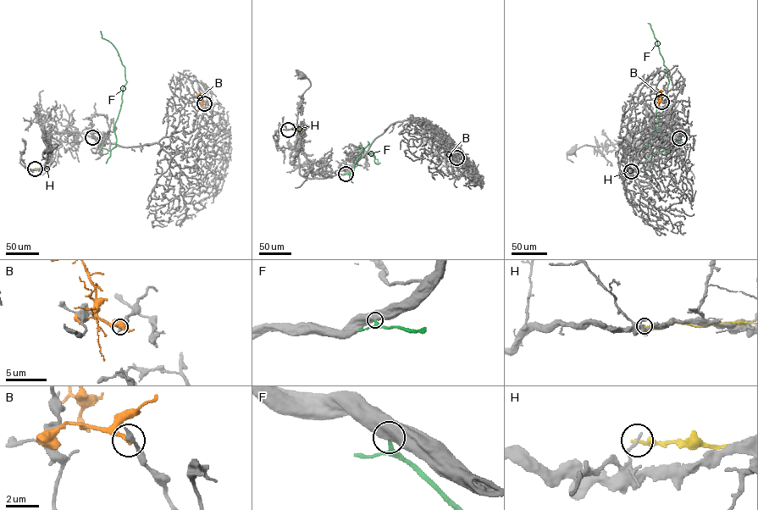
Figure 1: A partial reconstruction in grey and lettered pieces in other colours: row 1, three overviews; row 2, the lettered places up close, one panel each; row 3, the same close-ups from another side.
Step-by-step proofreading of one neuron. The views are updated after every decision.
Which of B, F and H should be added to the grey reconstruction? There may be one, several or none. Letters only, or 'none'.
none

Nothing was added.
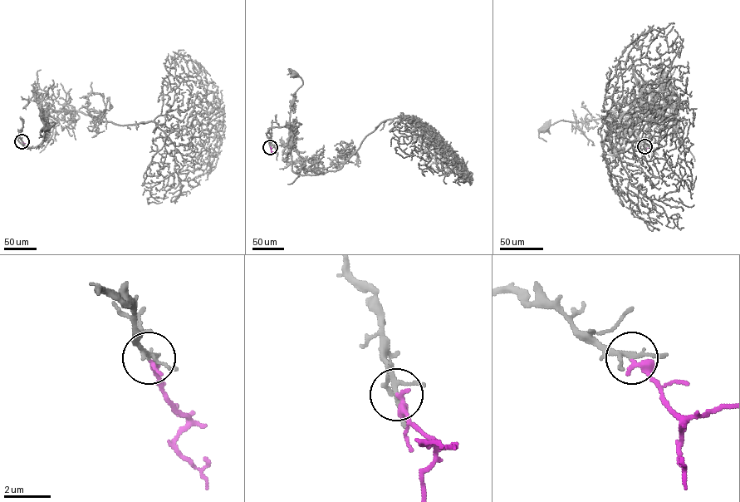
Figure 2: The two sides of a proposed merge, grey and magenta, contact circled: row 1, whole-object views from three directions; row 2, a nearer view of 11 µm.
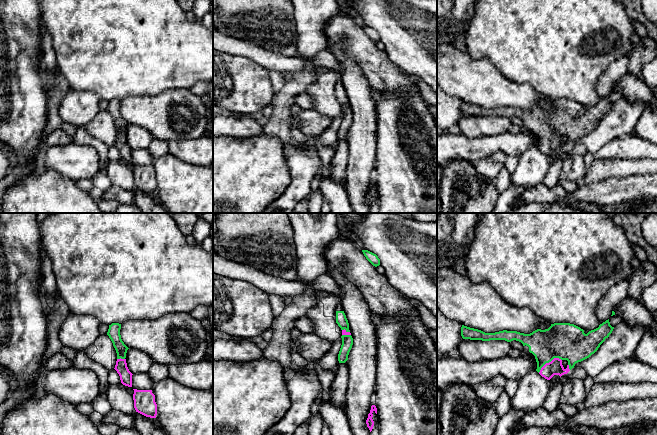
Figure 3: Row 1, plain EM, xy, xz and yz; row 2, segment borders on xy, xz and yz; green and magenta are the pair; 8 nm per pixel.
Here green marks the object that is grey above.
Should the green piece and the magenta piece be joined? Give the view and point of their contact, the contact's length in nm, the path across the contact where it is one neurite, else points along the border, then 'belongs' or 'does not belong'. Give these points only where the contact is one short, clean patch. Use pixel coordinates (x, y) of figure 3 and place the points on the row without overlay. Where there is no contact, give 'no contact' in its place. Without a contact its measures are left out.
meets green in yz at (549, 137); contact 220 nm long; runs through yz (566, 117), (549, 137), (555, 143); belongs

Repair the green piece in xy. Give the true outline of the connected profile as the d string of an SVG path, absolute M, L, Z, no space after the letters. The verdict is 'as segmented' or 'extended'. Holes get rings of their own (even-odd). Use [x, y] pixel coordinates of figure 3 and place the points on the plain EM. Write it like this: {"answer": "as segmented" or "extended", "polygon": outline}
{"answer": "extended", "polygon": "M112 99L109 101L107 111L111 115L117 129L117 137L115 146L120 152L121 159L125 162L132 163L132 149L129 147L126 139L126 129L129 125L121 115L120 111L121 100Z"}

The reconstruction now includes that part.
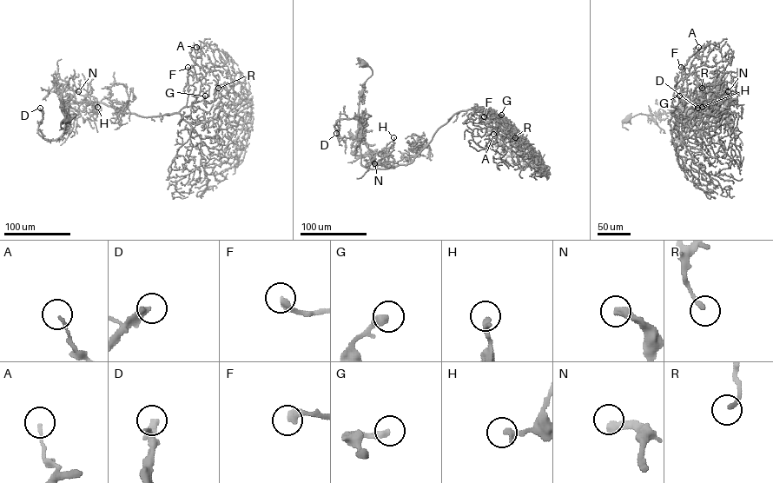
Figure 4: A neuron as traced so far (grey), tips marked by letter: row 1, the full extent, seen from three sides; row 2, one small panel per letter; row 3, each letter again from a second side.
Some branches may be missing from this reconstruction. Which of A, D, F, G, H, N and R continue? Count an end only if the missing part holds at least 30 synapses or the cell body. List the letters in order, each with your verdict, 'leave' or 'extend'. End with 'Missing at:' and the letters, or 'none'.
A: leave
D: extend
F: leave
G: leave
H: leave
N: extend
R: leave
Missing at: D, N

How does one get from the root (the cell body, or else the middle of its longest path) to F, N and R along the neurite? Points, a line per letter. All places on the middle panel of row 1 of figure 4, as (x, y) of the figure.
F: (363, 64), (372, 71), (356, 134), (365, 167), (407, 164), (456, 114), (484, 116)
N: (363, 64), (370, 68), (372, 74), (360, 92), (356, 138), (363, 165), (372, 168), (388, 168), (374, 163)
R: (363, 64), (372, 71), (360, 92), (356, 134), (365, 167), (407, 164), (469, 109), (494, 115), (515, 137)

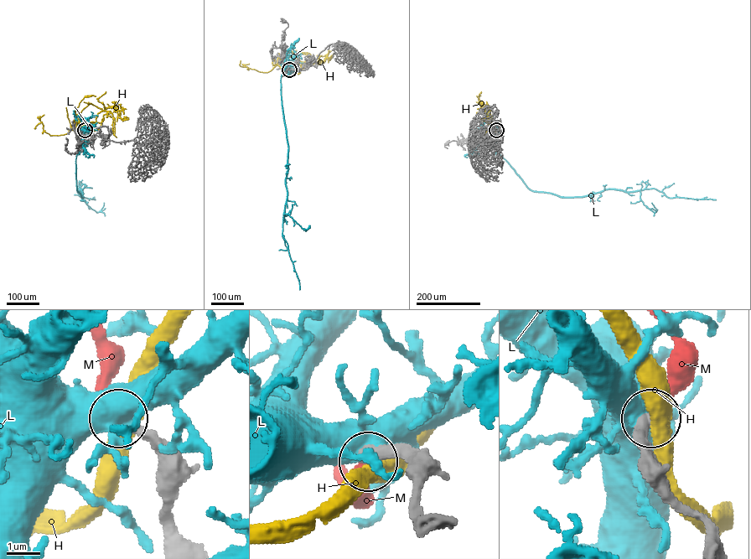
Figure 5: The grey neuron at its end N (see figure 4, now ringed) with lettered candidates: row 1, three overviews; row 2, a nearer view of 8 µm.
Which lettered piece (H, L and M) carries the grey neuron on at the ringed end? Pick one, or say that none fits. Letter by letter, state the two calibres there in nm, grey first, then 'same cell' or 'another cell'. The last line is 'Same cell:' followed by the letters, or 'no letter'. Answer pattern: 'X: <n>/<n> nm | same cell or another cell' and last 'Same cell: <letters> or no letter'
H: 440/500 nm | another cell
L: 440/550 nm | another cell
M: 400/300 nm | same cell
Same cell: M

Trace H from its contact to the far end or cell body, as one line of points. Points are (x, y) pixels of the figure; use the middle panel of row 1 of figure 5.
H: (289, 69), (299, 69), (297, 70), (299, 73)

